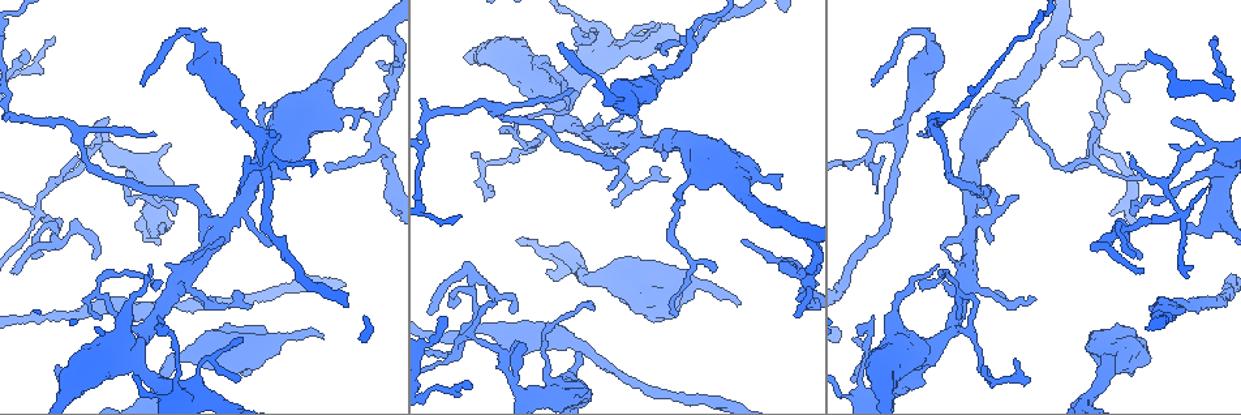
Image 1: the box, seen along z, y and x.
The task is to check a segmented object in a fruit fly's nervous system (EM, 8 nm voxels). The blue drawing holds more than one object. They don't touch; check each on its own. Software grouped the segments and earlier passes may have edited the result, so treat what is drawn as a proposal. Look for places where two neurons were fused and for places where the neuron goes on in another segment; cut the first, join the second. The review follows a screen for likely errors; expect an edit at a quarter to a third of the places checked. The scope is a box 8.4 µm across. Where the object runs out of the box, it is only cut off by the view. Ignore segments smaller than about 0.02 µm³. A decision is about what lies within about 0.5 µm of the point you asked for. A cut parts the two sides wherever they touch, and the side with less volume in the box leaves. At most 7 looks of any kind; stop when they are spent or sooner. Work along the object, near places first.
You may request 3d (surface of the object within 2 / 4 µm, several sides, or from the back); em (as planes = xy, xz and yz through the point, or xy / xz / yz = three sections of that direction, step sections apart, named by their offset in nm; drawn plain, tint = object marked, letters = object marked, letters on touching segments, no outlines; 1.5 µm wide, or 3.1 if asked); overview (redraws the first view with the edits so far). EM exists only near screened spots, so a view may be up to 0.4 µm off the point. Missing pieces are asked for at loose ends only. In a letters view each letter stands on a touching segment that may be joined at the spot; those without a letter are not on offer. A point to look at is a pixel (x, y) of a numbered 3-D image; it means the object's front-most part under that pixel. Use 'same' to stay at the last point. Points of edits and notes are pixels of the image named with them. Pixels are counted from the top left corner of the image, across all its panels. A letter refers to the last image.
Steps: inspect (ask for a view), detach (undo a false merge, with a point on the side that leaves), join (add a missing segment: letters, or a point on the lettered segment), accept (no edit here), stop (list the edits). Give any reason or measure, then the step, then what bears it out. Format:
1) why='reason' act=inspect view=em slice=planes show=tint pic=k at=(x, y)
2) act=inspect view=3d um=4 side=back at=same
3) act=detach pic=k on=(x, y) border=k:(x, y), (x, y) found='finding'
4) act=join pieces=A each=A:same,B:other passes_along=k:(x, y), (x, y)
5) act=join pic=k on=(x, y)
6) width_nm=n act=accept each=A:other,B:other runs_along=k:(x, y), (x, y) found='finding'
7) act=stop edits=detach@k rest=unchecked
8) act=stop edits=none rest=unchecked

why='tapers out' act=inspect view=3d um=2 pic=1 at=(1177, 117)

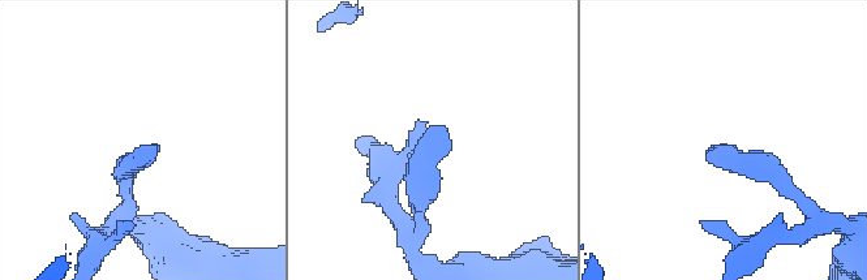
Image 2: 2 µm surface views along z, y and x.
act=inspect view=em slice=planes show=letters pic=2 at=(448, 140)

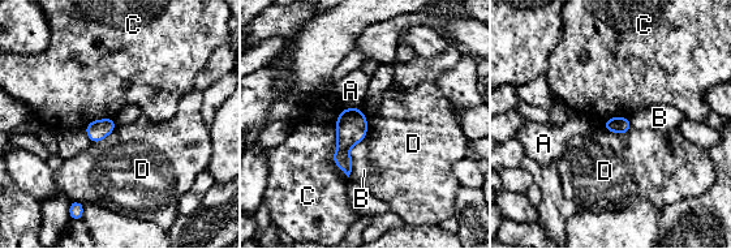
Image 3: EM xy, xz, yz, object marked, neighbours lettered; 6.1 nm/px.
act=accept each=A:other,B:other,C:other,D:other border=3:(632, 127), (624, 133), (602, 128) found='no lettered segment goes on from it'

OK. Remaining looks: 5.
act=inspect view=em slice=xz step=4 show=tint pic=1 at=(456, 349)

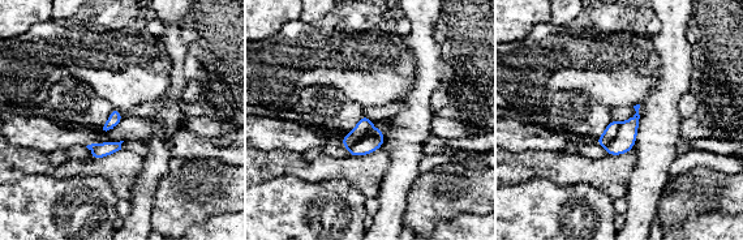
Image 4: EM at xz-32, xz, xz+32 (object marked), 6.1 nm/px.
act=inspect view=em slice=planes show=letters at=same

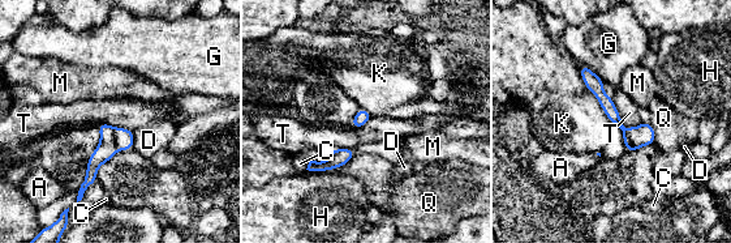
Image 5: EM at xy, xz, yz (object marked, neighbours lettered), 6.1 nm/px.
act=accept each=A:other,C:other,D:other,G:other,H:other,K:other,M:other,Q:other,T:other border=5:(611, 98), (626, 127), (641, 123) found='all the same neuron'

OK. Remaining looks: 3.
why='sudden change in width' act=inspect view=3d um=2 side=back pic=1 at=(1182, 303)

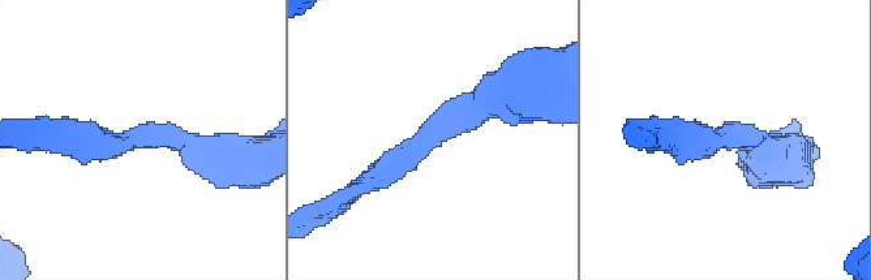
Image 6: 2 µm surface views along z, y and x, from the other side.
why='now the EM' act=inspect view=em slice=yz step=8 show=letters pic=6 at=(152, 137)

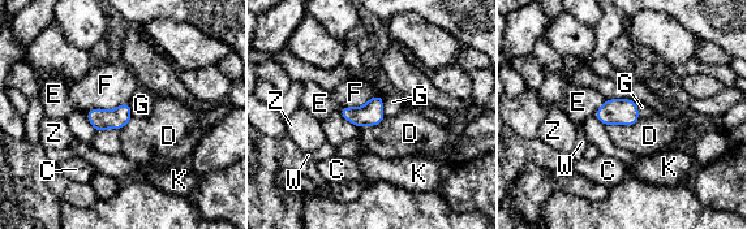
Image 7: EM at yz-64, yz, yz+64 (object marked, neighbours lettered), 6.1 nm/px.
act=inspect view=em slice=planes show=letters at=same

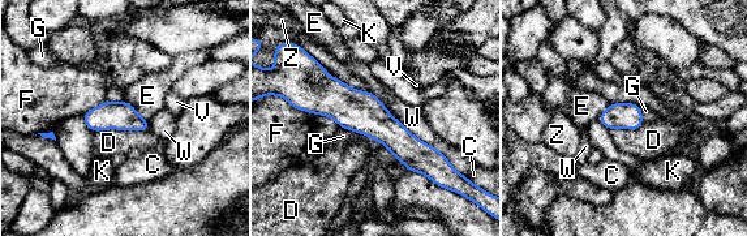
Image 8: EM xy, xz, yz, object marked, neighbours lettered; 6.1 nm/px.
act=accept each=C:other,D:other,E:other,F:other,G:other,K:other,V:other,W:other,Z:other runs_along=8:(299, 104), (344, 104), (442, 159) found='one neuron here'

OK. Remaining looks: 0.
act=stop edits=none rest=unchecked

